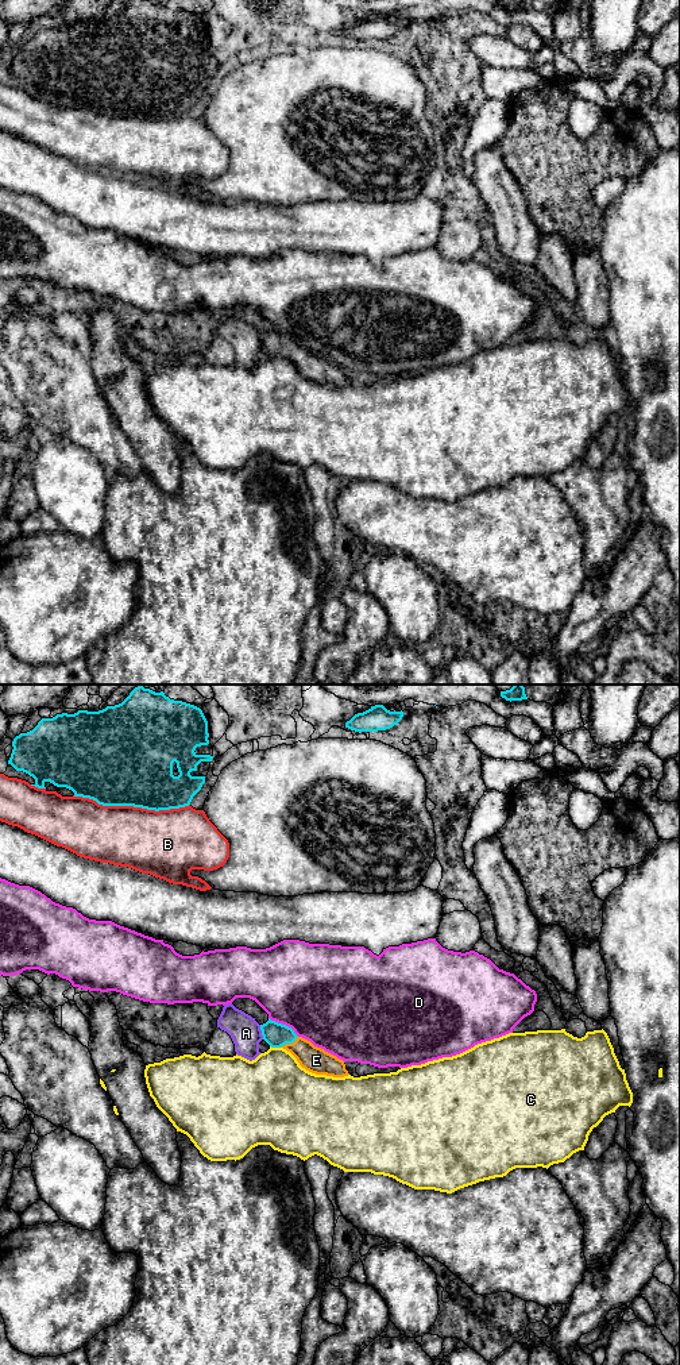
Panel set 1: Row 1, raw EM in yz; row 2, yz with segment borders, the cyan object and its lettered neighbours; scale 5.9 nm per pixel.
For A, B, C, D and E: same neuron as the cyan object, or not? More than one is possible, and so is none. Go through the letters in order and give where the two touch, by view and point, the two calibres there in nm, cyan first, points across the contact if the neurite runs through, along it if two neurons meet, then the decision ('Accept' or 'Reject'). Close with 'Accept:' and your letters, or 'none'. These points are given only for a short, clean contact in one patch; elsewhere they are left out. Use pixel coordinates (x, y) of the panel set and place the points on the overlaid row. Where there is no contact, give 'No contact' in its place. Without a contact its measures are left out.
A: Touches cyan at yz (262, 1032). Thickness 150 nm (cyan) against 180 nm. Reject
B: Touches cyan at yz (131, 805). Thickness 500 nm (cyan) against 380 nm. Reject
C: Touches cyan at yz (275, 1047). Thickness 150 nm (cyan) against 420 nm. Boundary: yz (270, 1045), (279, 1048). Reject
D: Touches cyan at yz (284, 1025). Thickness 150 nm (cyan) against 500 nm. Boundary: yz (269, 1017), (288, 1025), (298, 1036). Reject
E: Touches cyan at yz (289, 1042). Thickness 150 nm (cyan) against 160 nm. Path across: yz (275, 1034), (282, 1036), (289, 1042), (297, 1045), (316, 1060). Accept
Accept: E

